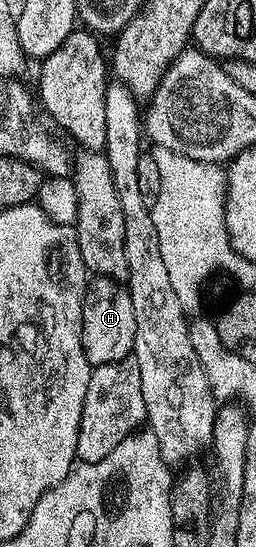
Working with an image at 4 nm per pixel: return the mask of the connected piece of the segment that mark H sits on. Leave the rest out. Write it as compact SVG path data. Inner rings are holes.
M92 277L83 301L83 355L91 361L92 367L124 361L134 351L136 332L131 291L114 278Z

